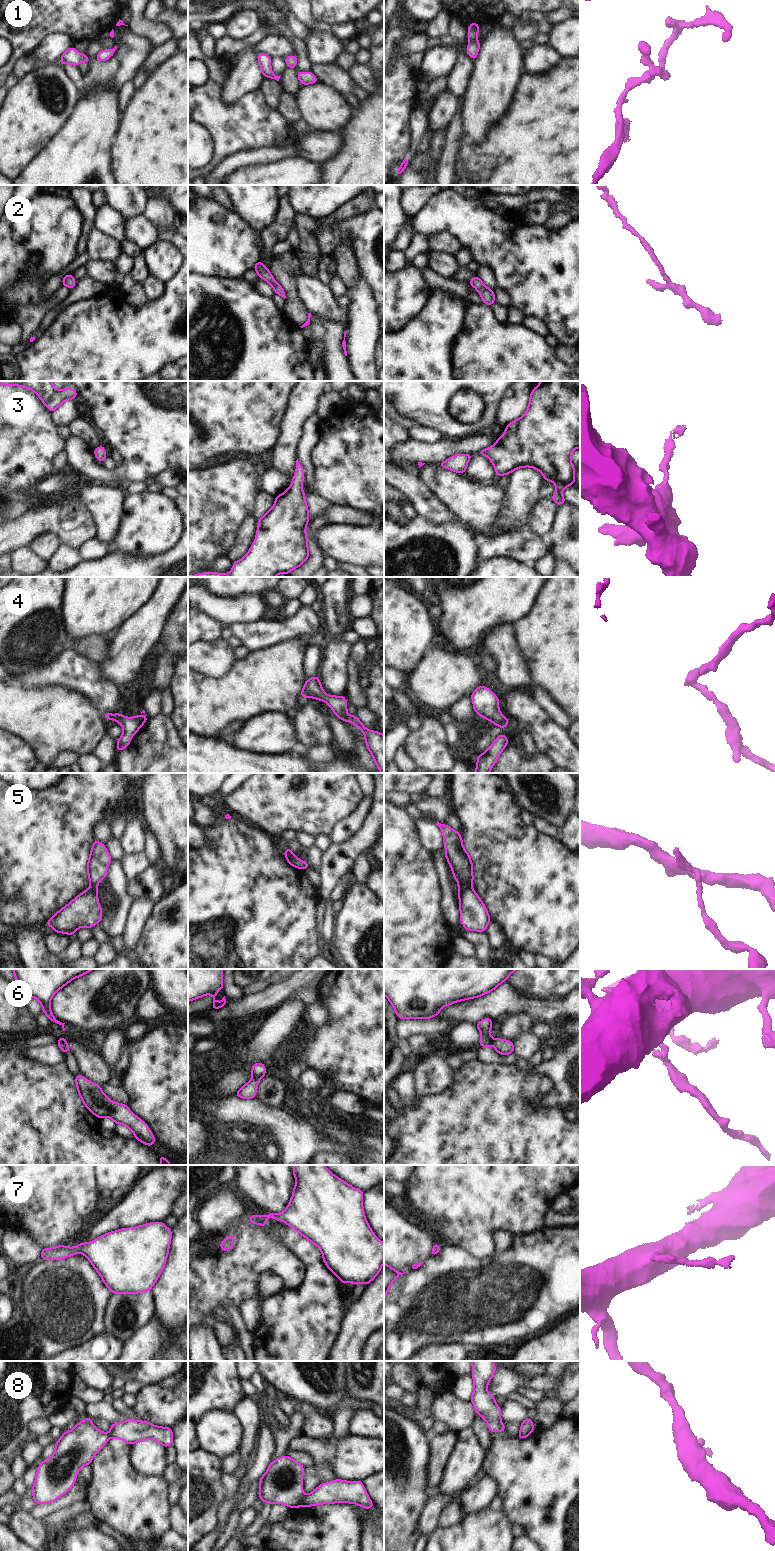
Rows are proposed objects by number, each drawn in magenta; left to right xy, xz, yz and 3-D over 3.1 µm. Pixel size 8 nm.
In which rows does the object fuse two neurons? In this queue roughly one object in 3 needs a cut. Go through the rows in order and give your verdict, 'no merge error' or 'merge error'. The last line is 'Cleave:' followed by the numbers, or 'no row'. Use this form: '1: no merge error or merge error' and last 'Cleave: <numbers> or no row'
1: no merge error
2: no merge error
3: no merge error
4: no merge error
5: merge error
6: merge error
7: no merge error
8: merge error
Cleave: 5, 6, 8

